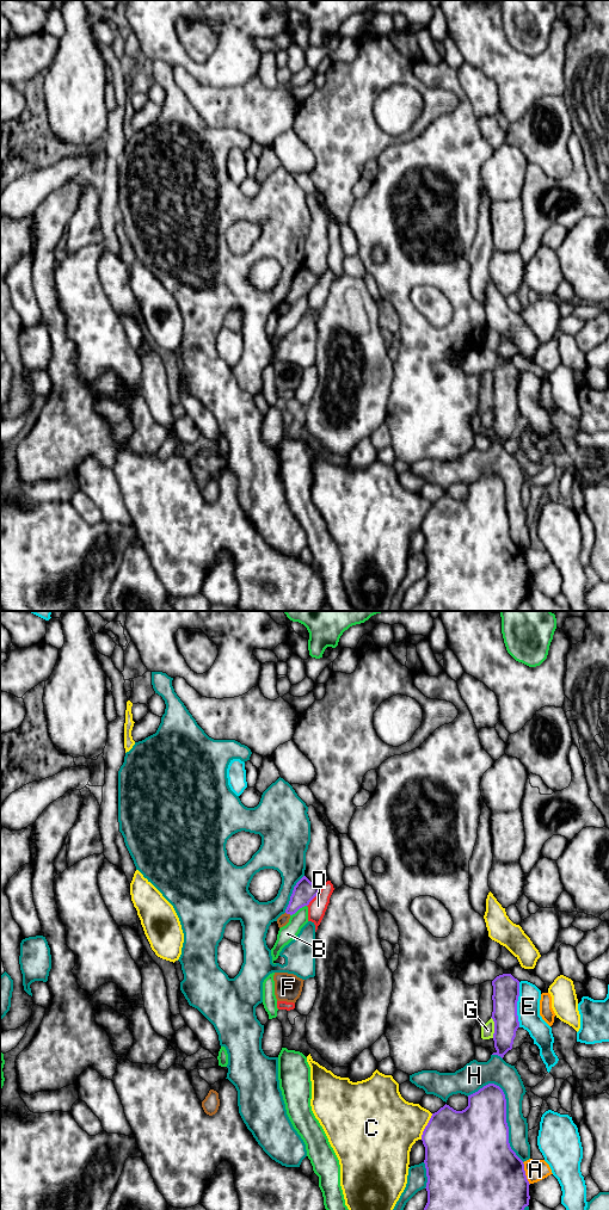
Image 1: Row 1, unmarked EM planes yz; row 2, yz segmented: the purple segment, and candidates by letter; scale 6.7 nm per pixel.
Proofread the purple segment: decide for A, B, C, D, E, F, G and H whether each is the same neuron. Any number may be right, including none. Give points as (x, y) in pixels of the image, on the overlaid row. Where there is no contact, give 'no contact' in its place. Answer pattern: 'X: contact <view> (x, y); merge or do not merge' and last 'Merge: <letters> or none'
A: contact yz (524, 1173); do not merge
B: contact yz (297, 909); do not merge
C: contact yz (425, 1127); do not merge
D: contact yz (314, 896); do not merge
E: contact yz (516, 1005); do not merge
F: contact yz (288, 913); do not merge
G: contact yz (494, 1028); do not merge
H: contact yz (505, 1109); do not merge
Merge: none

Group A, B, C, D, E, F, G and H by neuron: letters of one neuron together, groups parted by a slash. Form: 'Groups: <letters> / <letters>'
Groups: A / B / C / D / E / F / G / H

